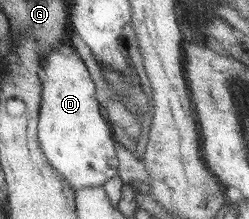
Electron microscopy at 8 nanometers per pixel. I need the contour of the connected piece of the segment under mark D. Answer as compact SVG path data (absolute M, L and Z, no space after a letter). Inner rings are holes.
M55 47L55 50L51 50L51 52L47 54L47 58L43 58L43 66L41 71L41 104L38 116L38 141L40 142L44 155L48 158L48 162L51 163L51 166L55 168L59 174L61 174L65 181L67 181L67 186L71 186L71 190L77 192L77 190L85 190L85 188L97 188L97 186L103 186L106 180L118 178L119 159L117 158L116 150L113 148L113 146L115 146L115 138L113 135L112 126L106 118L101 116L101 105L97 100L97 88L95 88L95 82L93 82L91 79L91 73L89 73L87 66L85 66L83 60L73 49L73 47L69 47L69 50L71 51L71 54L61 52L59 47Z

